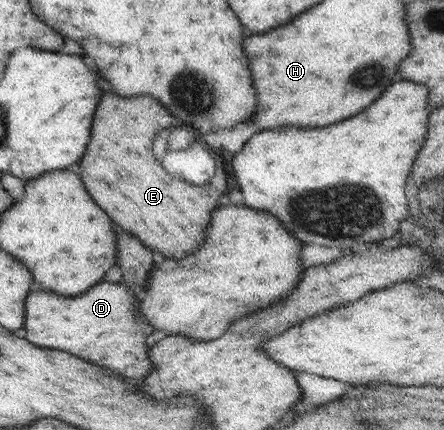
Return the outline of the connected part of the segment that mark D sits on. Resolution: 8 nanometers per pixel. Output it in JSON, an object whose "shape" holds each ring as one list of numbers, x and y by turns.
{"shape":[[99,283,79,297,33,291,25,299,25,339,42,348,58,349,105,367,123,379,141,379,151,369,147,343,153,327,139,317,137,299,126,283]]}

